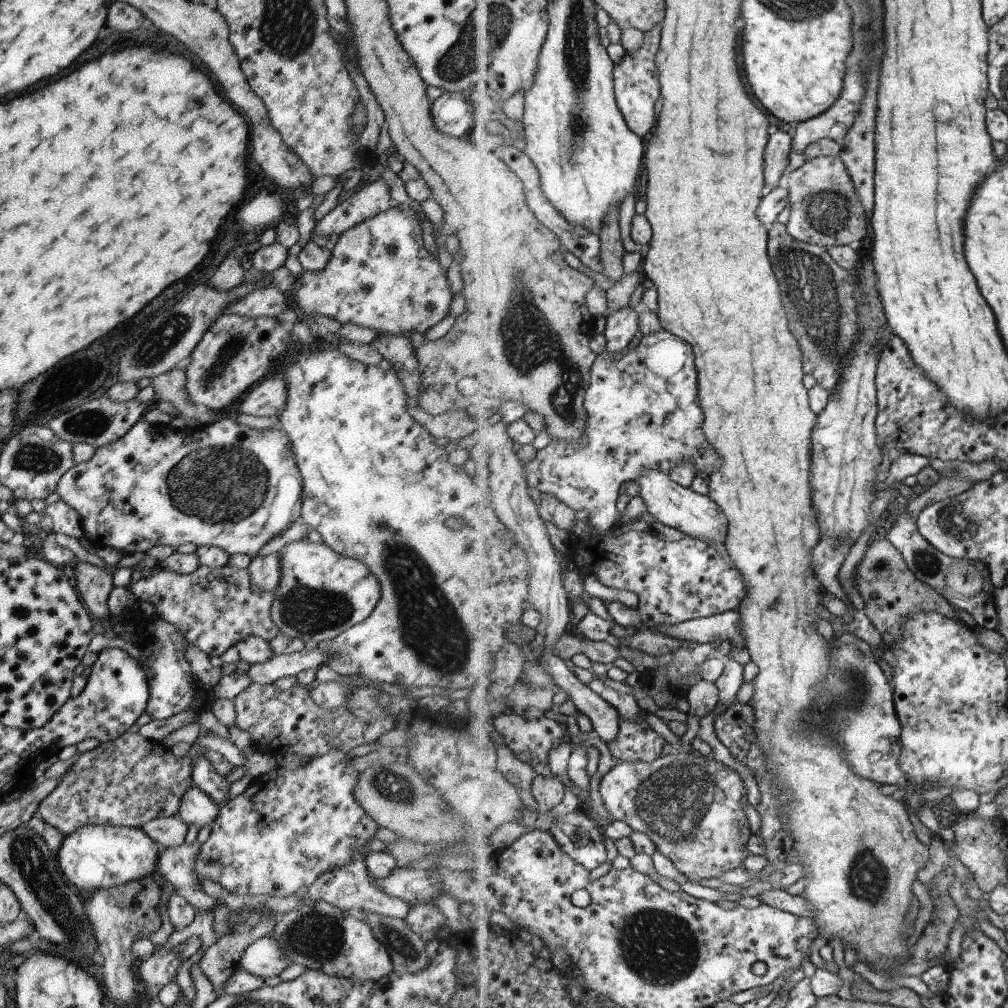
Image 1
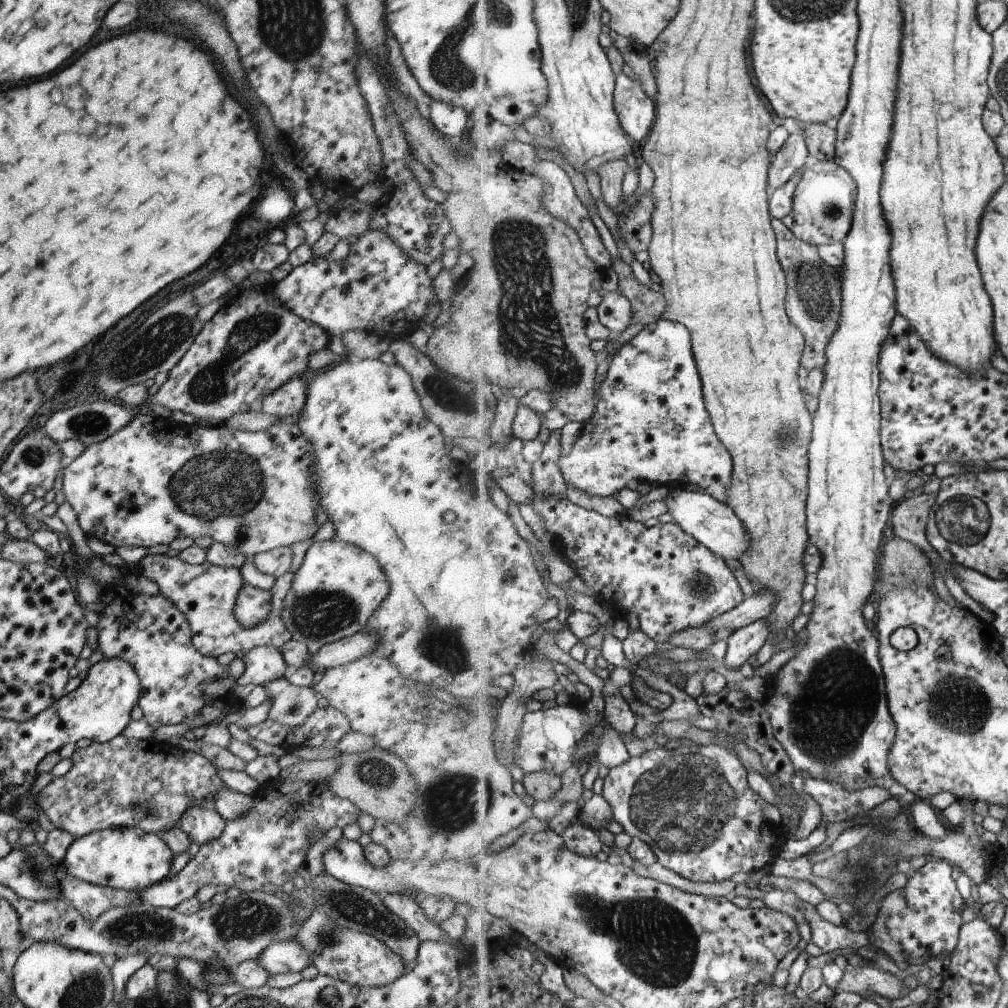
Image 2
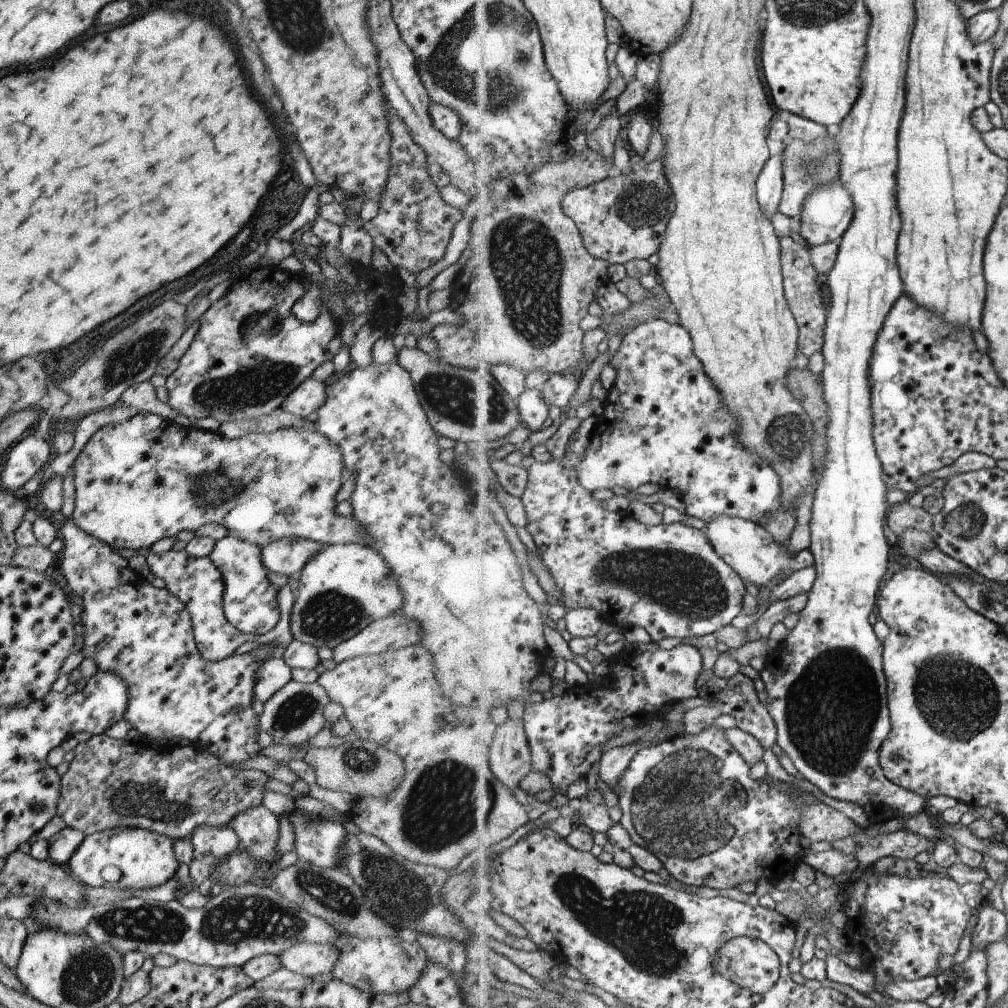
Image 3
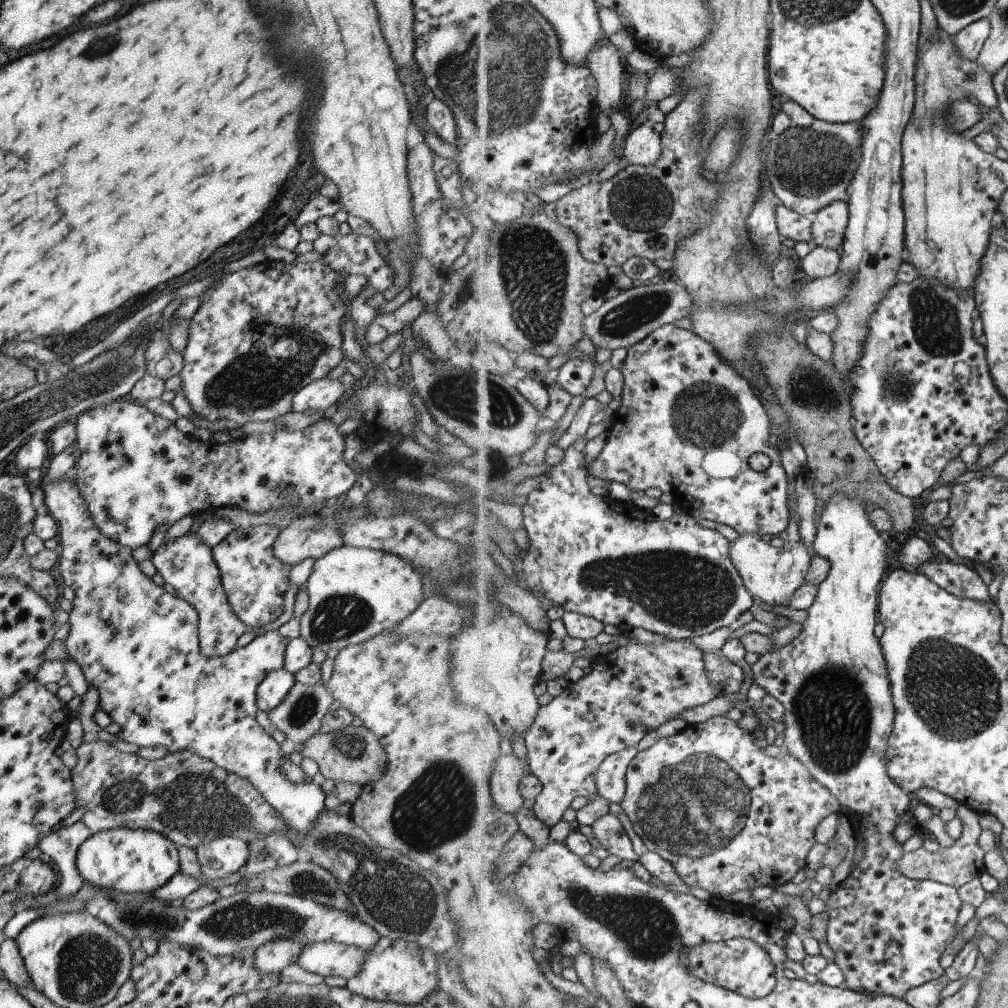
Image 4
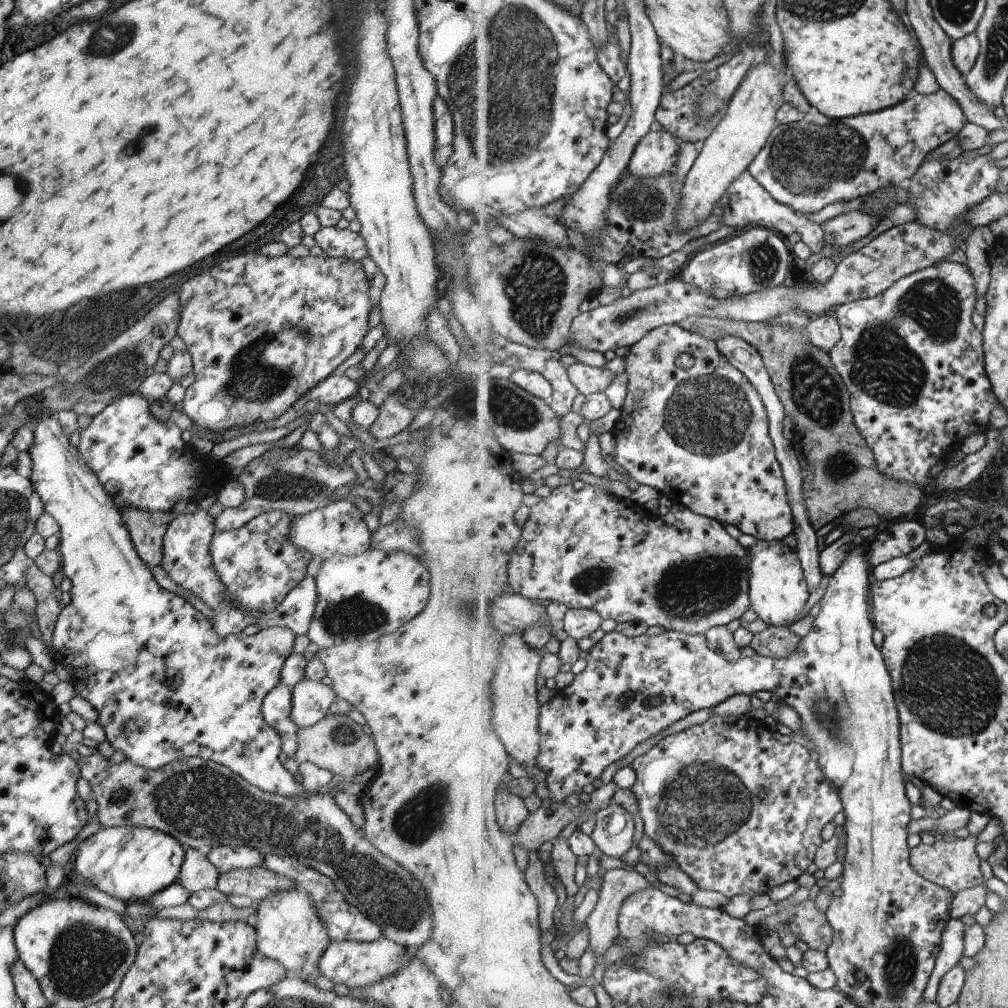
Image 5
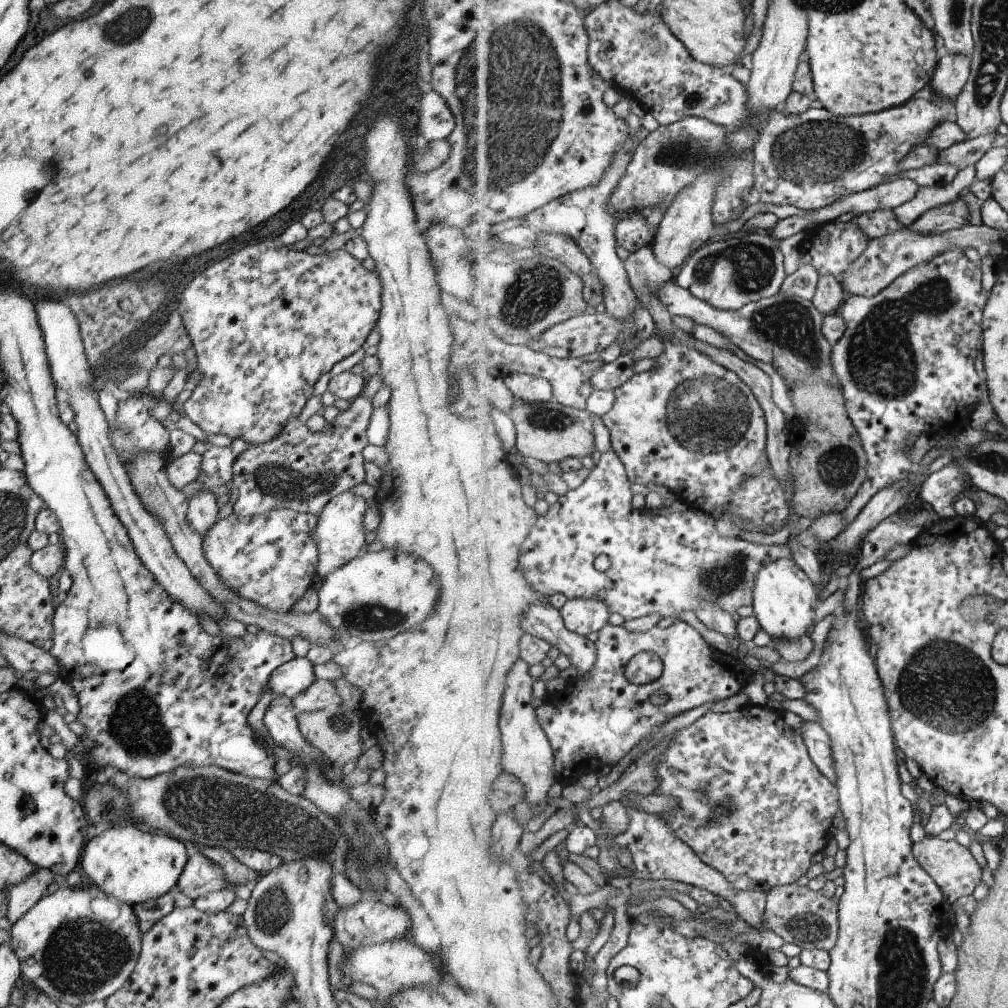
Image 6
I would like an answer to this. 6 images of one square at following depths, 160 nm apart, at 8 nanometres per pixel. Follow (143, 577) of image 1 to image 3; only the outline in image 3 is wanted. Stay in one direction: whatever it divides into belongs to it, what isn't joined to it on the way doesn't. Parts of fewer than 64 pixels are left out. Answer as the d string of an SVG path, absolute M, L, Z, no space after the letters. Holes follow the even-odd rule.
M170 549L157 554L149 552L145 559L154 576L161 578L164 587L186 606L190 614L196 649L203 660L215 662L227 658L233 655L235 648L245 641L254 642L255 645L275 642L280 647L281 644L289 643L292 639L289 614L293 608L294 597L287 583L276 592L278 609L280 610L277 624L264 635L245 634L231 626L224 617L222 611L222 592L224 589L222 574L208 556L195 558L189 556L183 549L179 551Z

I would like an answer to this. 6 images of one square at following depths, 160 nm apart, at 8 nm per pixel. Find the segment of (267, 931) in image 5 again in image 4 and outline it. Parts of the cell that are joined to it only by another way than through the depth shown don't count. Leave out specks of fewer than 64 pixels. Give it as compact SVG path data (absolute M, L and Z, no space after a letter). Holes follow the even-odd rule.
M275 938L275 940L271 940L271 942L267 942L267 944L263 944L254 950L253 966L261 974L275 976L283 968L295 963L301 948L301 944L295 940Z

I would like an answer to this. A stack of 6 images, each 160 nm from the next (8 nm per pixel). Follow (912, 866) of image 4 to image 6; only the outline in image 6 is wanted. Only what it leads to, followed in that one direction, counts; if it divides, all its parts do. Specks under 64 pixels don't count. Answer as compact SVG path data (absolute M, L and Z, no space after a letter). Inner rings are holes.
M926 835L921 842L914 843L913 850L916 859L940 885L947 897L947 902L954 908L955 904L974 894L983 878L983 867L979 866L977 857L973 856L970 847L959 844L955 839L941 840L939 836Z

